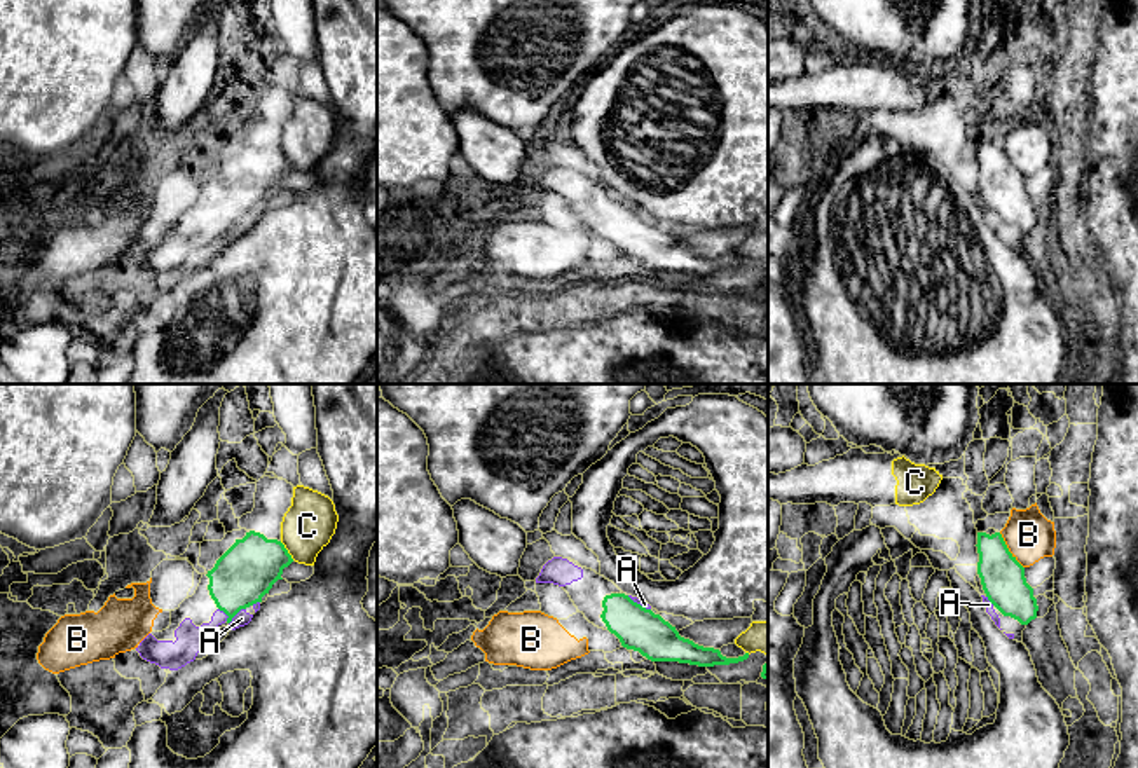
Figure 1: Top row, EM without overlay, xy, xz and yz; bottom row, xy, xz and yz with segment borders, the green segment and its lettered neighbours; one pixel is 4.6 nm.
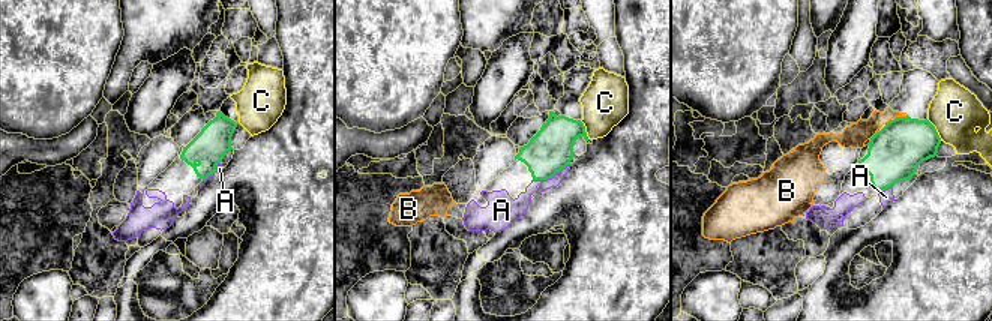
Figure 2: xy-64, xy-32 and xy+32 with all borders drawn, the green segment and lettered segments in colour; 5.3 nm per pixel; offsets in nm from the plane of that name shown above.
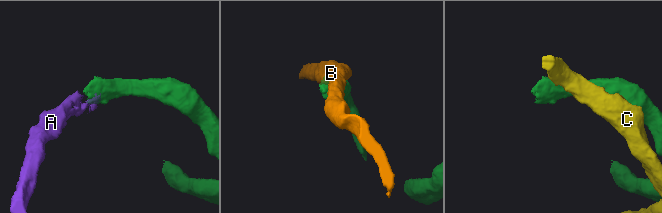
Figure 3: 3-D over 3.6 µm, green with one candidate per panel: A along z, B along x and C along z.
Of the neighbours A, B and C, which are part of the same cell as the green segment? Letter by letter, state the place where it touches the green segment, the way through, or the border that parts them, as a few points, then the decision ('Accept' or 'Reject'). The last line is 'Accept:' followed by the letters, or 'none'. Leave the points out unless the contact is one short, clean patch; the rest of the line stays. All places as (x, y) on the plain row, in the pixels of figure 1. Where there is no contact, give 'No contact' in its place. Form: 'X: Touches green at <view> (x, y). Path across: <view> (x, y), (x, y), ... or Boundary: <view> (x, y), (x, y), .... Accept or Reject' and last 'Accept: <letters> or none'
A: Touches green at xy (231, 227). Path across: xy (246, 180), (233, 198), (231, 227), (241, 227). Accept
B: Touches green at yz (1007, 159). Reject
C: Touches green at xy (287, 159). Reject
Accept: A

